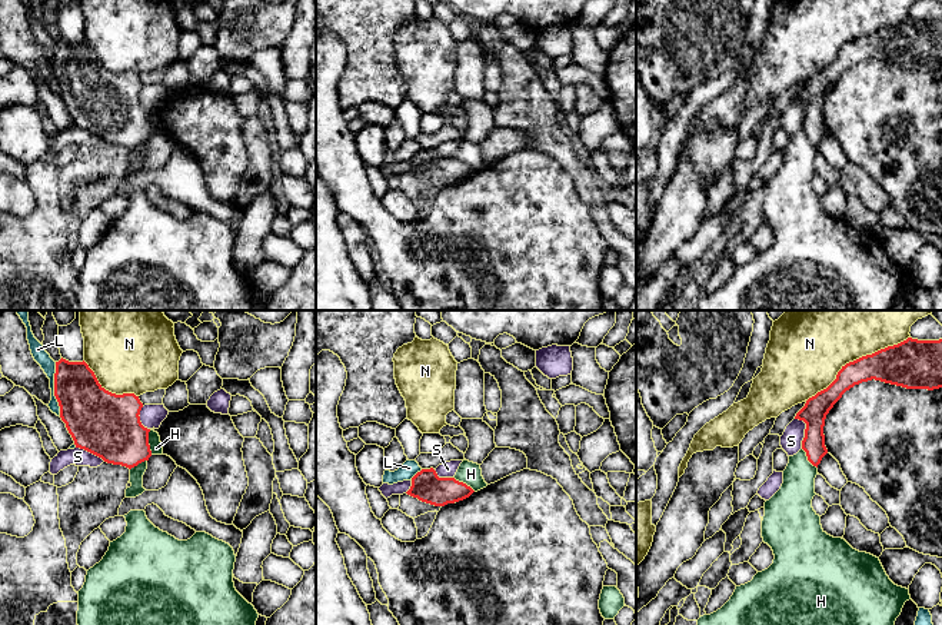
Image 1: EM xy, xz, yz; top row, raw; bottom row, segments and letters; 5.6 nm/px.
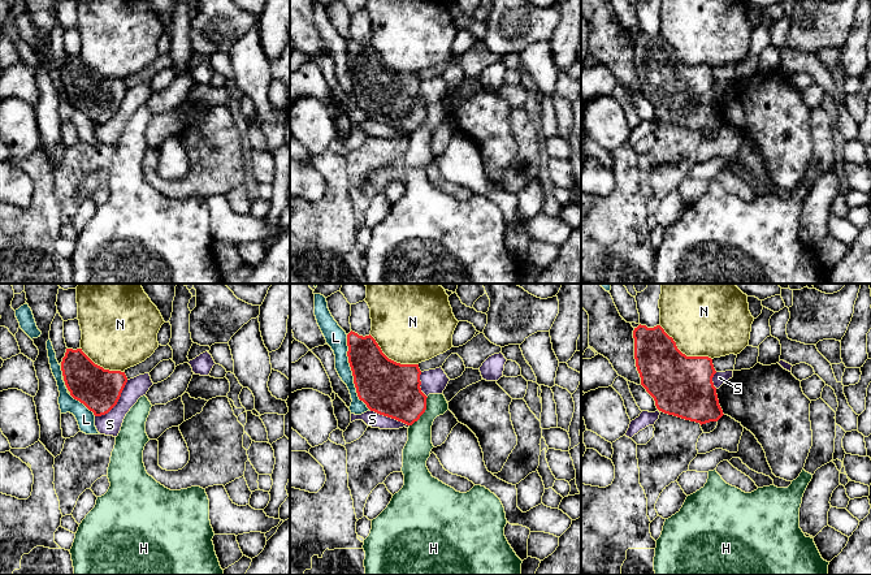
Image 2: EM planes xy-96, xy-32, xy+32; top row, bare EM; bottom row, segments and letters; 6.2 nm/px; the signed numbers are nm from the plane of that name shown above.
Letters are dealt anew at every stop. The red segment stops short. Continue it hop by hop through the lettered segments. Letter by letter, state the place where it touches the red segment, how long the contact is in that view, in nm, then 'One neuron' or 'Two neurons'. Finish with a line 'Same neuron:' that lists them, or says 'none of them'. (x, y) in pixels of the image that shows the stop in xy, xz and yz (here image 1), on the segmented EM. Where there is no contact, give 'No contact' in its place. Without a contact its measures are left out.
H: Touches red at xy (147, 442). Shared border 140 nm. Two neurons
L: Touches red at xy (55, 389). Shared border 300 nm. Two neurons
N: Touches red at yz (856, 359). Shared border 700 nm. Two neurons
S: Touches red at yz (805, 431). Shared border 180 nm. Two neurons
Same neuron: none of them

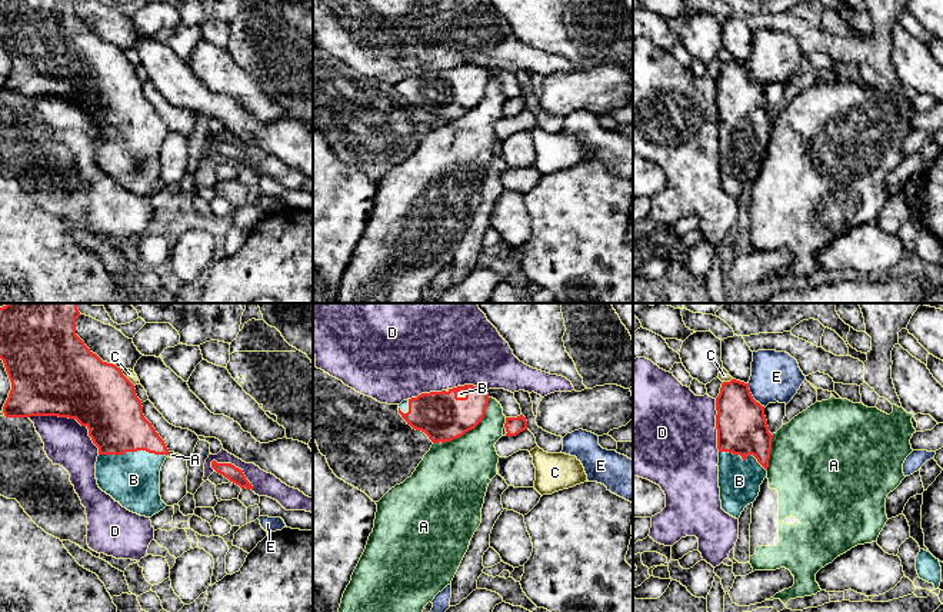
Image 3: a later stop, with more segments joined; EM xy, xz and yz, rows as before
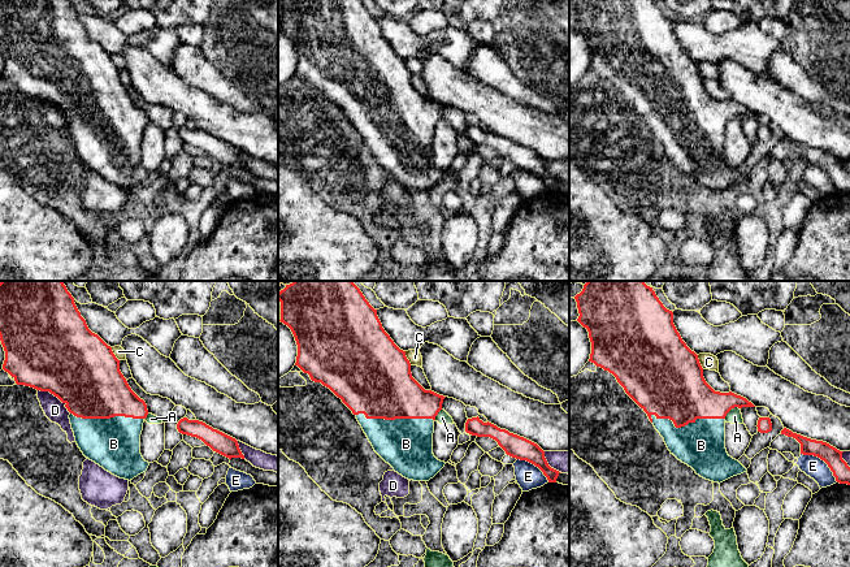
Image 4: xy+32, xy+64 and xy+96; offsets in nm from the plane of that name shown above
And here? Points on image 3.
A: Touches red at xz (467, 431). Shared border 420 nm. Two neurons
B: Touches red at xy (133, 451). Shared border 380 nm. One neuron
C: Touches red at xy (126, 378). Shared border 130 nm. Two neurons
D: Touches red at xy (70, 418). Shared border 460 nm. Two neurons
E: Touches red at yz (752, 396). Shared border 170 nm. Two neurons
Same neuron: B

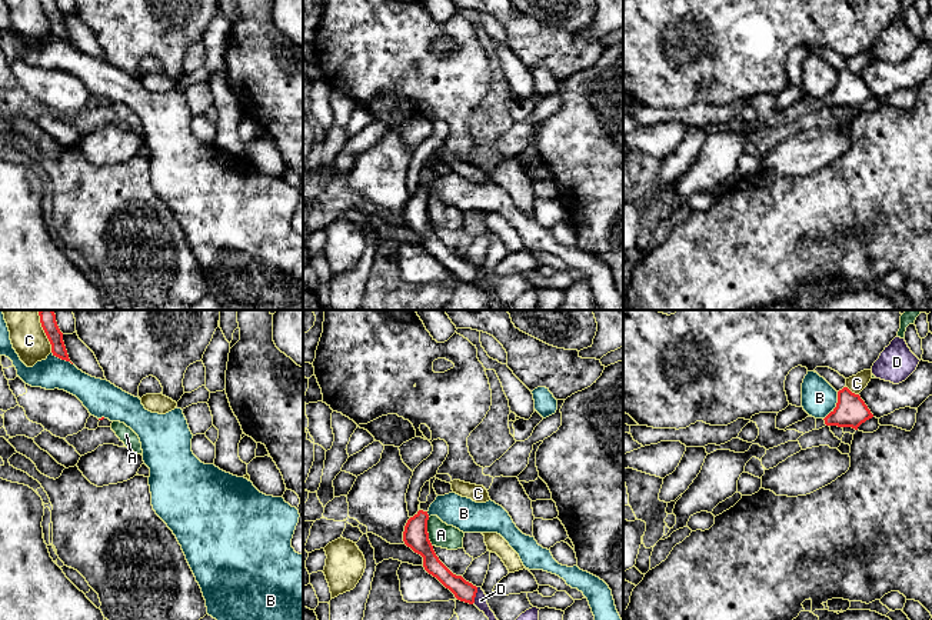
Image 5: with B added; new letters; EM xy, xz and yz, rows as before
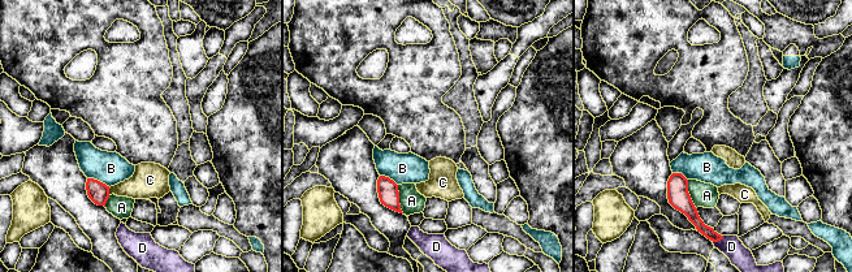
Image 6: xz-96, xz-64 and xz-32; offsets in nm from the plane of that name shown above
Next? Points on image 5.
A: Touches red at xz (426, 532). Shared border 170 nm. Two neurons
B: Touches red at yz (836, 406). Shared border 180 nm. Two neurons
C: Touches red at yz (851, 392). Shared border 90 nm. Two neurons
D: Touches red at xz (475, 596). Shared border 100 nm. Two neurons
Same neuron: none of them

